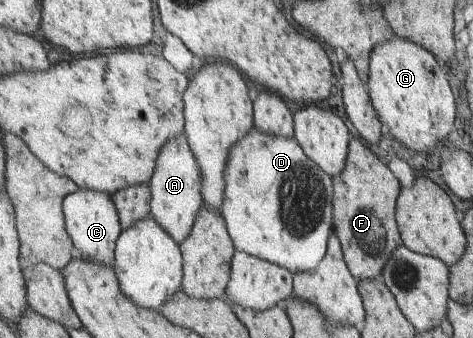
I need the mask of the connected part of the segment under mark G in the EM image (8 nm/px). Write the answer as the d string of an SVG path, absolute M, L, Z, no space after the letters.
M392 36L370 53L368 90L386 133L406 147L431 155L445 143L456 121L456 99L444 64L423 45Z

